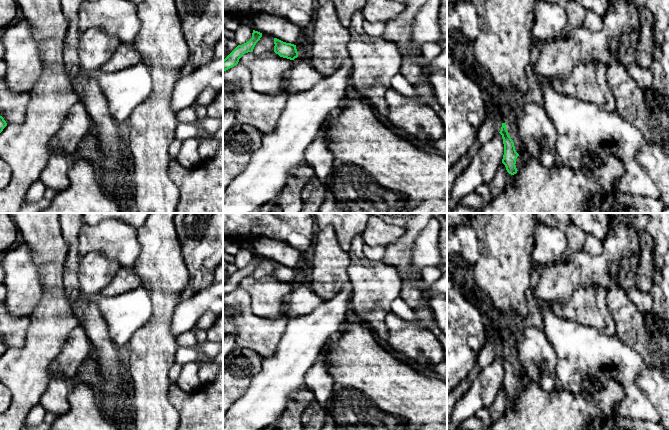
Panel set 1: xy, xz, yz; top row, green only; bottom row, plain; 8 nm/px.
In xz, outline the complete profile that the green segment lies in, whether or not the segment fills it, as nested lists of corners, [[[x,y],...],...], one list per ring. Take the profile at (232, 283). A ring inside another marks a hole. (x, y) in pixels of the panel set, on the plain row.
[[[253,254],[252,262],[242,269],[238,269],[224,284],[223,284],[223,295],[226,295],[239,286],[239,283],[248,276],[252,276],[256,267],[262,261],[262,257]]]

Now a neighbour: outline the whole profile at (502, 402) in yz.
[[[501,387],[499,392],[497,393],[494,403],[490,407],[491,422],[493,423],[494,421],[501,418],[504,413],[513,406],[514,401],[515,398],[509,398],[506,394],[505,389]]]

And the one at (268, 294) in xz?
[[[273,275],[262,279],[245,277],[238,287],[251,296],[251,312],[254,315],[275,320],[286,308],[285,296],[292,290],[292,285]]]

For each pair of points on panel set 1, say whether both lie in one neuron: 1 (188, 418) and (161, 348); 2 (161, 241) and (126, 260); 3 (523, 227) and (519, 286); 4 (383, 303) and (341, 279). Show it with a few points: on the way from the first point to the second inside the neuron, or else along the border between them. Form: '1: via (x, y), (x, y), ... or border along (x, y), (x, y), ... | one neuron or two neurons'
1: border along (171, 382), (169, 401), (173, 405) | two neurons
2: border along (138, 230), (137, 237), (140, 252), (132, 267) | two neurons
3: via (519, 242), (519, 271) | one neuron
4: border along (351, 262), (347, 270), (348, 284) | two neurons

